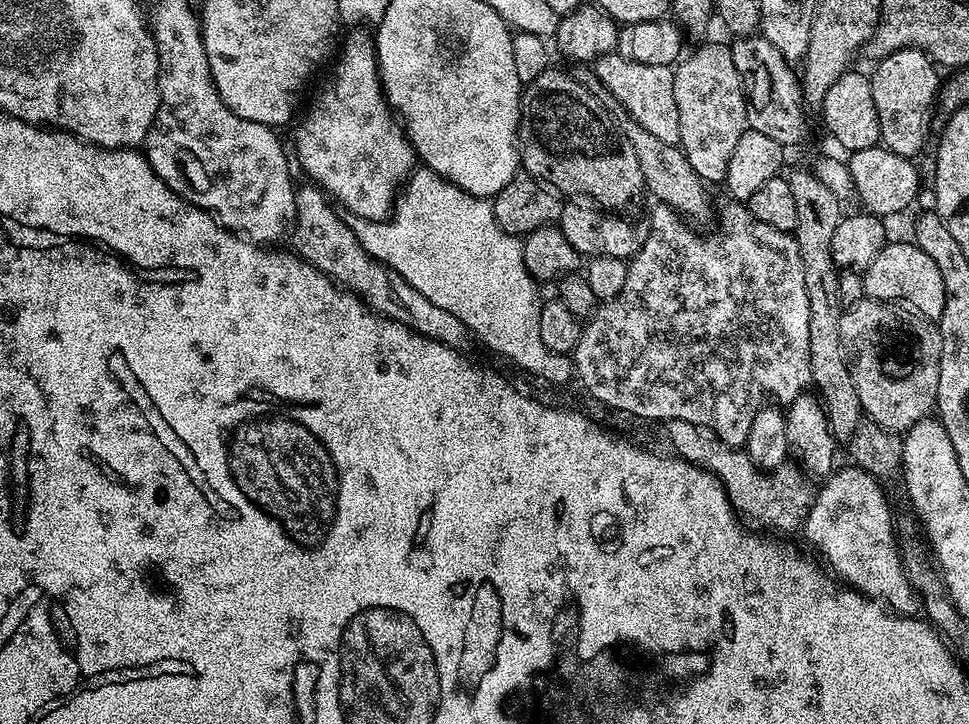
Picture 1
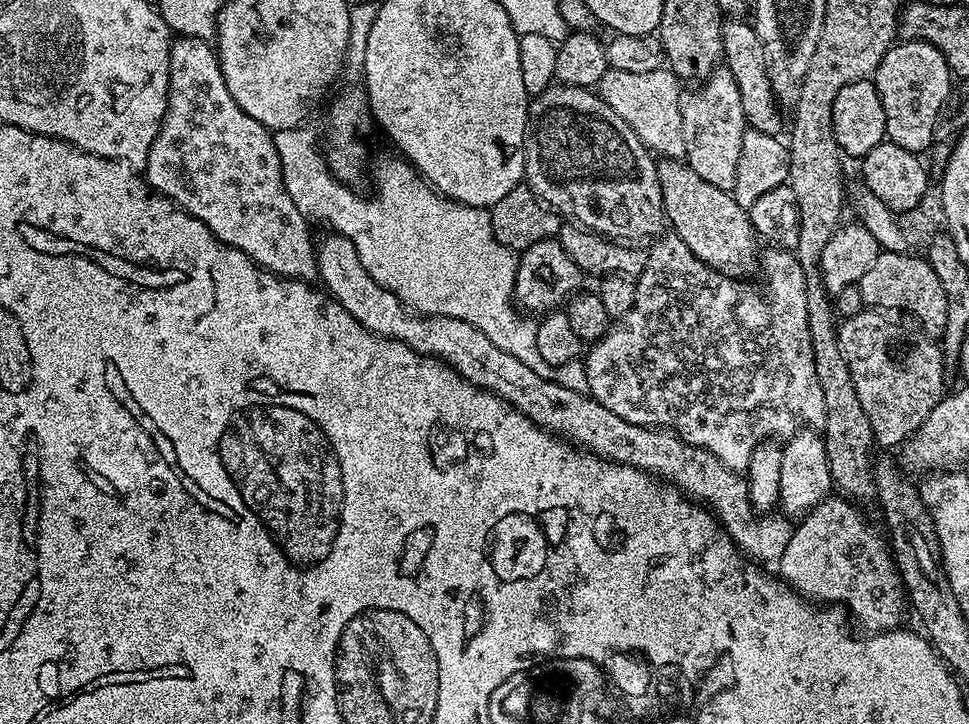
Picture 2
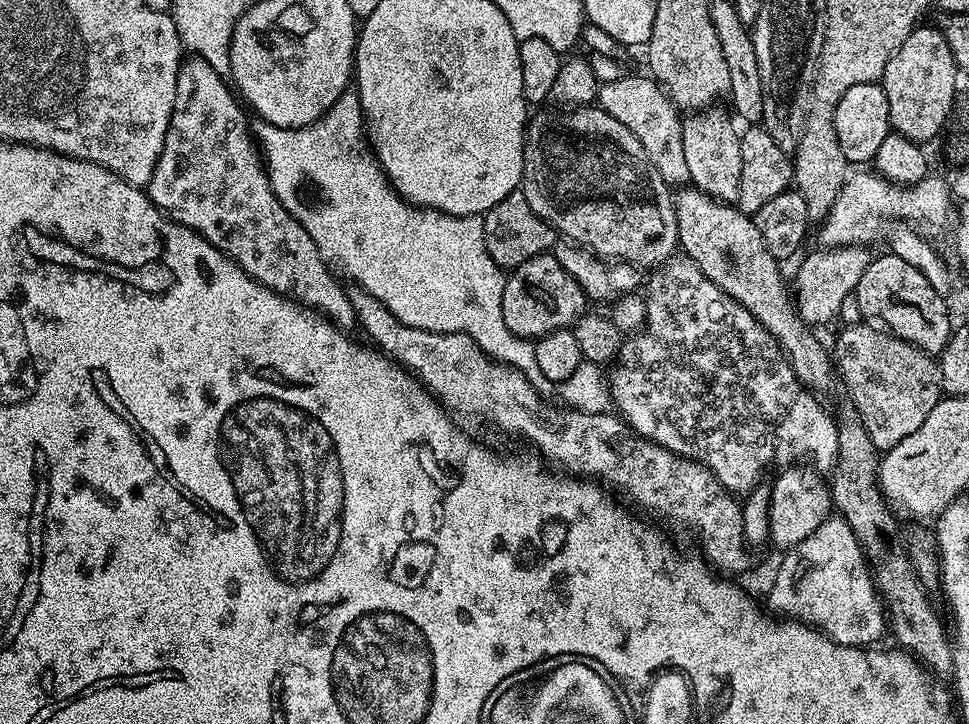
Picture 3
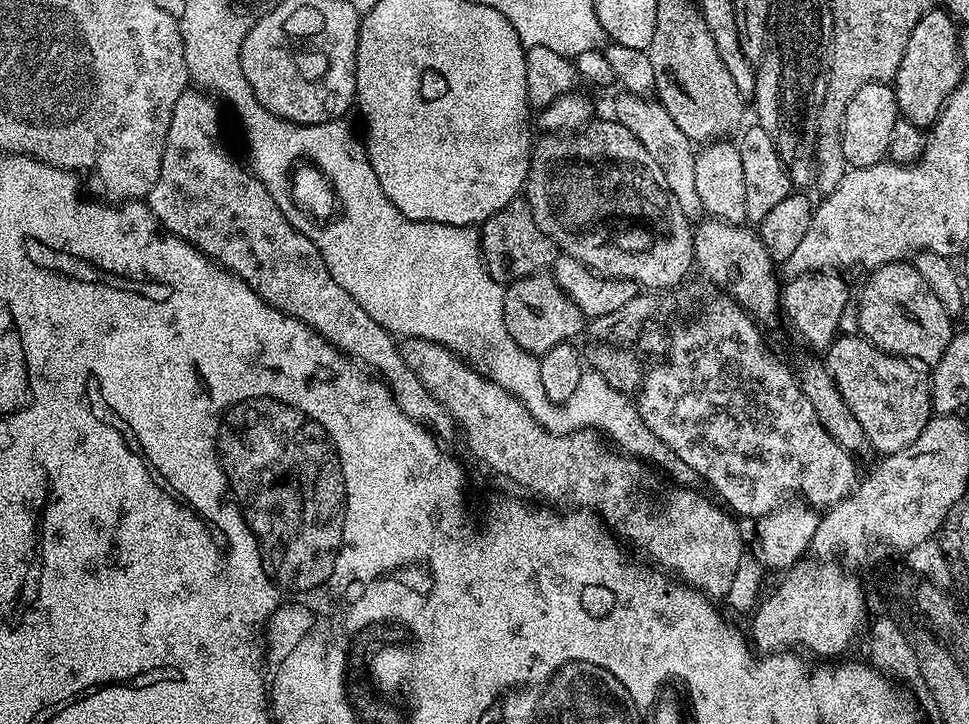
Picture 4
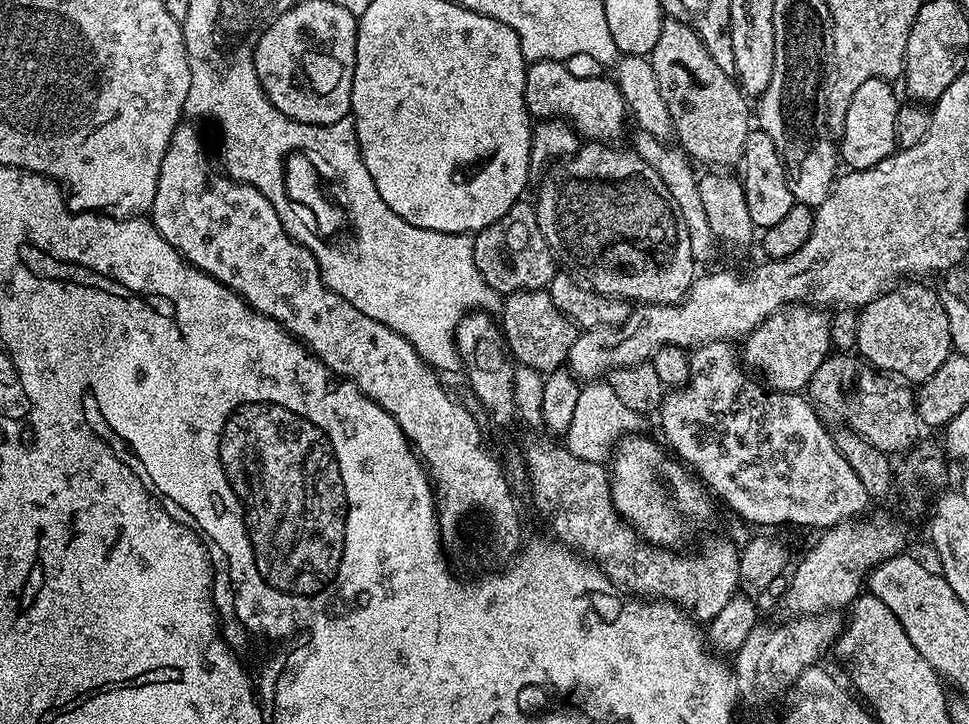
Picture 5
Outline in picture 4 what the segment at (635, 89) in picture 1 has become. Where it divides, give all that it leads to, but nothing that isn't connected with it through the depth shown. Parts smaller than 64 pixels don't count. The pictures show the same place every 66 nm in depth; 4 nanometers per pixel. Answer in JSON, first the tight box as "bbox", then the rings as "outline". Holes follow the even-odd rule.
{"bbox":[614,94,704,222],"outline":[[[620,94],[616,100],[614,119],[622,126],[626,126],[626,130],[630,130],[630,134],[634,134],[634,138],[638,138],[638,142],[642,142],[642,146],[646,146],[650,158],[653,158],[654,162],[661,167],[667,189],[677,199],[678,206],[681,207],[688,220],[694,222],[701,219],[704,211],[698,190],[695,189],[694,162],[696,158],[693,141],[688,140],[686,134],[682,134],[682,130],[678,130],[678,126],[674,126],[674,118],[670,118],[670,114],[666,114],[666,110],[661,106],[659,100]]]}

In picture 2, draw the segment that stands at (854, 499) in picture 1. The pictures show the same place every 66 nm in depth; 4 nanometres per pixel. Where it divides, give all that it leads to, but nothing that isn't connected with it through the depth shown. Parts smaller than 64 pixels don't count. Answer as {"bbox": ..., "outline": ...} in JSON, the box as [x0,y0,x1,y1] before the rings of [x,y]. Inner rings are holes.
{"bbox":[778,494,906,633],"outline":[[[832,494],[807,513],[801,519],[804,521],[793,527],[790,542],[786,542],[786,550],[778,561],[779,575],[805,600],[819,602],[824,606],[843,606],[850,613],[851,619],[855,623],[857,620],[865,628],[865,633],[888,632],[901,623],[900,615],[904,608],[906,612],[906,593],[885,537],[881,533],[880,537],[856,508],[859,507],[843,495]]]}

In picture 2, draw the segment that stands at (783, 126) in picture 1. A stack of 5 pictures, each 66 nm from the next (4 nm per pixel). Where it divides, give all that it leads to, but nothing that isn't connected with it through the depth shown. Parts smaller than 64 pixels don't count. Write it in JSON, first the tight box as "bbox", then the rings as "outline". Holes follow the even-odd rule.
{"bbox":[720,18,781,136],"outline":[[[732,18],[721,27],[720,37],[724,47],[722,60],[730,70],[730,74],[734,74],[734,82],[738,82],[745,125],[762,134],[780,136],[781,109],[777,105],[776,95],[772,93],[772,82],[768,77],[768,61],[764,59],[764,43],[758,38],[755,27],[746,21],[744,18]]]}

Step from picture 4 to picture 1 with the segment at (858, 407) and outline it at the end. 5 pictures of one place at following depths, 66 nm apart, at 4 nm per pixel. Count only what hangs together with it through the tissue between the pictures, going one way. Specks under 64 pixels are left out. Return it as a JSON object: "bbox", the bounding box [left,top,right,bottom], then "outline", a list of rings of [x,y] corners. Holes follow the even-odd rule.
{"bbox":[840,299,942,434],"outline":[[[863,299],[858,301],[853,308],[845,308],[840,319],[840,329],[842,330],[842,346],[848,356],[850,374],[854,378],[854,387],[858,390],[860,406],[865,417],[871,418],[876,424],[888,429],[893,434],[903,434],[912,427],[918,420],[923,420],[935,409],[936,395],[938,394],[938,366],[942,362],[942,334],[940,325],[935,320],[920,315],[915,308],[909,308],[899,302],[890,300],[870,300]]]}

